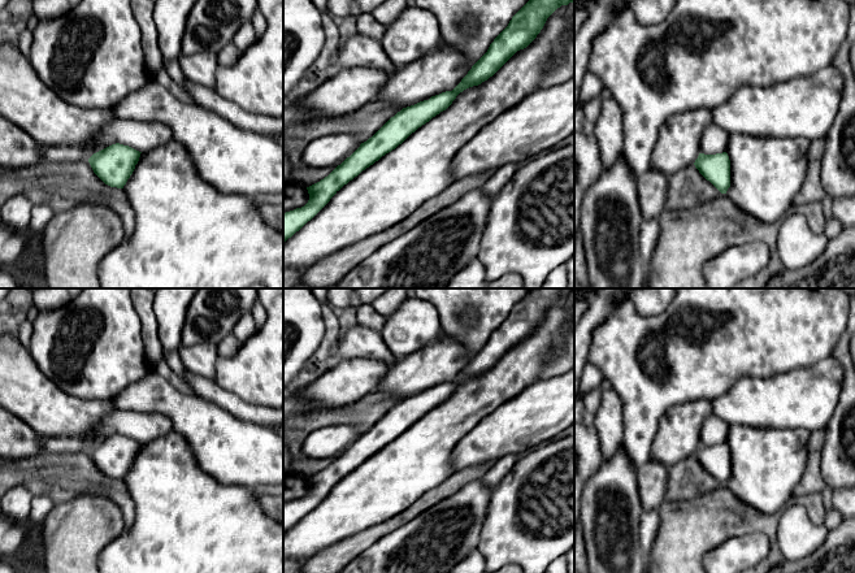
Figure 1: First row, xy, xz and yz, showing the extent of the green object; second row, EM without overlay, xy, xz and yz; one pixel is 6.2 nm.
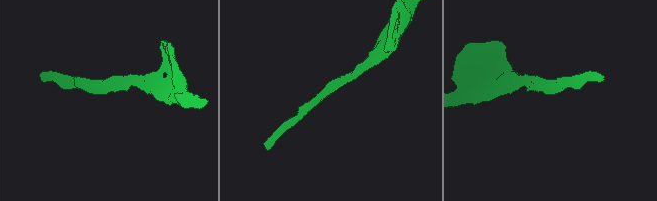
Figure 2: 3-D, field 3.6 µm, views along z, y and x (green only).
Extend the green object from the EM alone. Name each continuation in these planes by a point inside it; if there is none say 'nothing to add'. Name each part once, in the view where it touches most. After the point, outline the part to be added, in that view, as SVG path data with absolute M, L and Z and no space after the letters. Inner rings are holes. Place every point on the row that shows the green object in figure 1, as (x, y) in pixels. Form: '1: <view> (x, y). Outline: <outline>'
nothing to add

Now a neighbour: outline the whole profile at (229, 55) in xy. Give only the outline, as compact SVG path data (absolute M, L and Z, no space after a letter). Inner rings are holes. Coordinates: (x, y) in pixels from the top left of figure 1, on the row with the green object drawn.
M230 42L217 53L218 66L230 66L235 64L240 55L242 51L233 42Z

